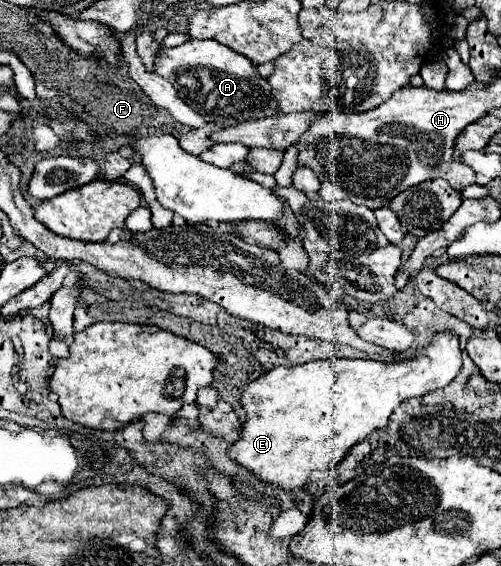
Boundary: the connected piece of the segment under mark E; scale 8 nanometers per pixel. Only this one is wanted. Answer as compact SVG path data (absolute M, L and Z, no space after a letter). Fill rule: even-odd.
M450 329L434 333L430 345L416 349L404 361L374 361L374 359L318 359L294 367L276 367L252 381L242 393L242 407L246 411L244 433L232 443L230 457L244 465L258 479L282 489L304 487L312 471L328 471L338 465L346 453L372 431L384 429L392 411L406 399L422 397L430 391L446 387L462 367L458 335Z

